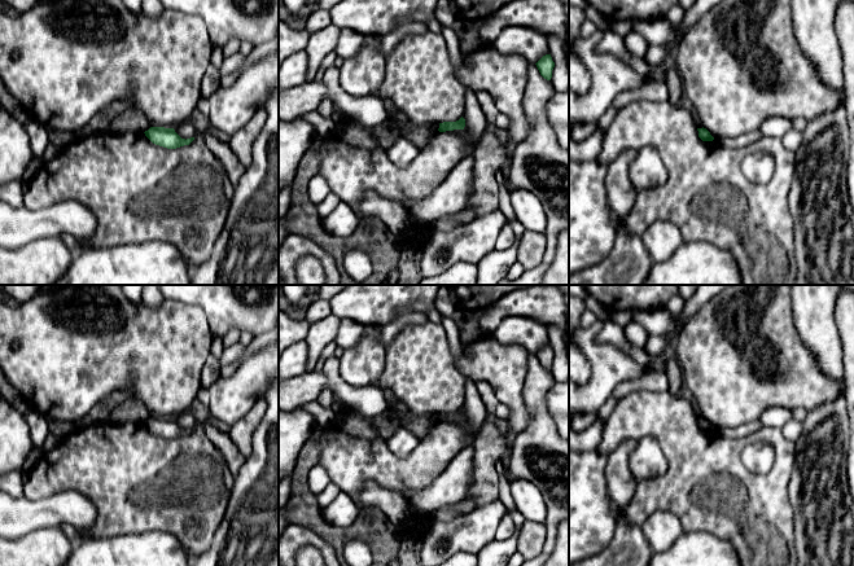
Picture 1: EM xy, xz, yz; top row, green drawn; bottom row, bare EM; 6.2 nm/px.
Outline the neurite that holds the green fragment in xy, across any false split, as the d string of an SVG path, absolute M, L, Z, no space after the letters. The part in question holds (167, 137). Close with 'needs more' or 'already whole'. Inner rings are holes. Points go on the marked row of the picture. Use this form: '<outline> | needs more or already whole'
M150 127L144 133L153 144L167 149L176 149L184 145L189 145L194 140L194 137L187 140L181 139L174 128L165 127Z | already whole

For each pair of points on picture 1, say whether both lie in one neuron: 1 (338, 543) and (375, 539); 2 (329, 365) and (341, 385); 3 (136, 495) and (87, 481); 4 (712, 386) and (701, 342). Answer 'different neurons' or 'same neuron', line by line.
1: same neuron
2: same neuron
3: same neuron
4: same neuron

